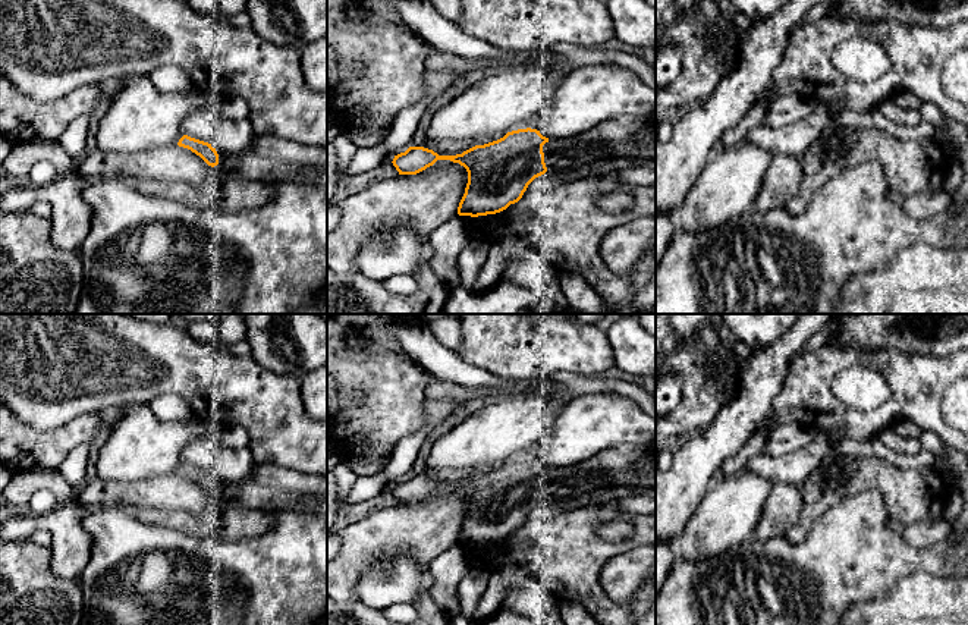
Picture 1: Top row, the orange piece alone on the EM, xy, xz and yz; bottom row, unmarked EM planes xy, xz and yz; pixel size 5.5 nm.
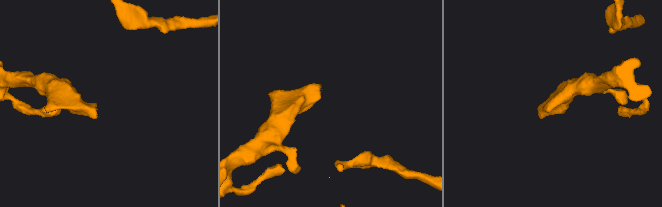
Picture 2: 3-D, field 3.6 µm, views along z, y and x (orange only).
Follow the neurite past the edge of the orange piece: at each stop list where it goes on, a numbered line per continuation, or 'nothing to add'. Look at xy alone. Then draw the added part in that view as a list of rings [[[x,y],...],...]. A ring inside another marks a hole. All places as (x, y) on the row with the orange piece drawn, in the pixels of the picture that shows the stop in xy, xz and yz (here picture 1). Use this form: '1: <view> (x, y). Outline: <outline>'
1: xy (274, 160). Outline: [[[258,135],[246,154],[220,154],[219,163],[233,176],[273,185],[327,188],[327,147],[312,147],[271,135]]]

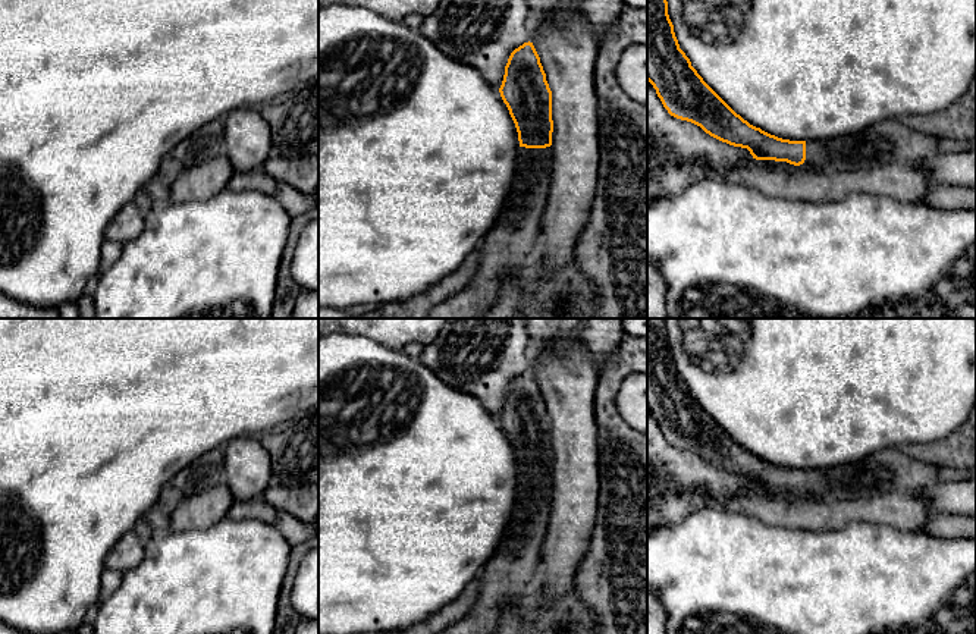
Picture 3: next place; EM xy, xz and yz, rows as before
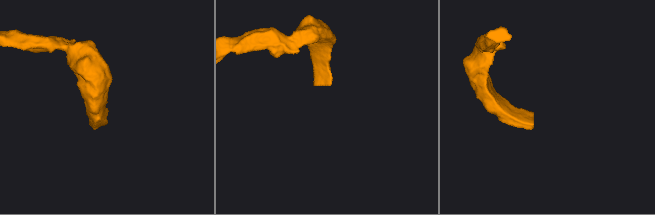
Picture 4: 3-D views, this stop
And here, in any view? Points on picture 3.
1: xz (511, 242). Outline: [[[552,145],[518,148],[512,191],[481,244],[471,282],[433,308],[427,318],[480,318],[495,301],[505,276],[534,258],[550,178]]]

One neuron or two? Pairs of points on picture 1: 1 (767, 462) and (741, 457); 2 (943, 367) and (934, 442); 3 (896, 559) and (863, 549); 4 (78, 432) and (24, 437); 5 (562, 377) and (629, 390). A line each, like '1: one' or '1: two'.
1: two
2: two
3: one
4: one
5: one

